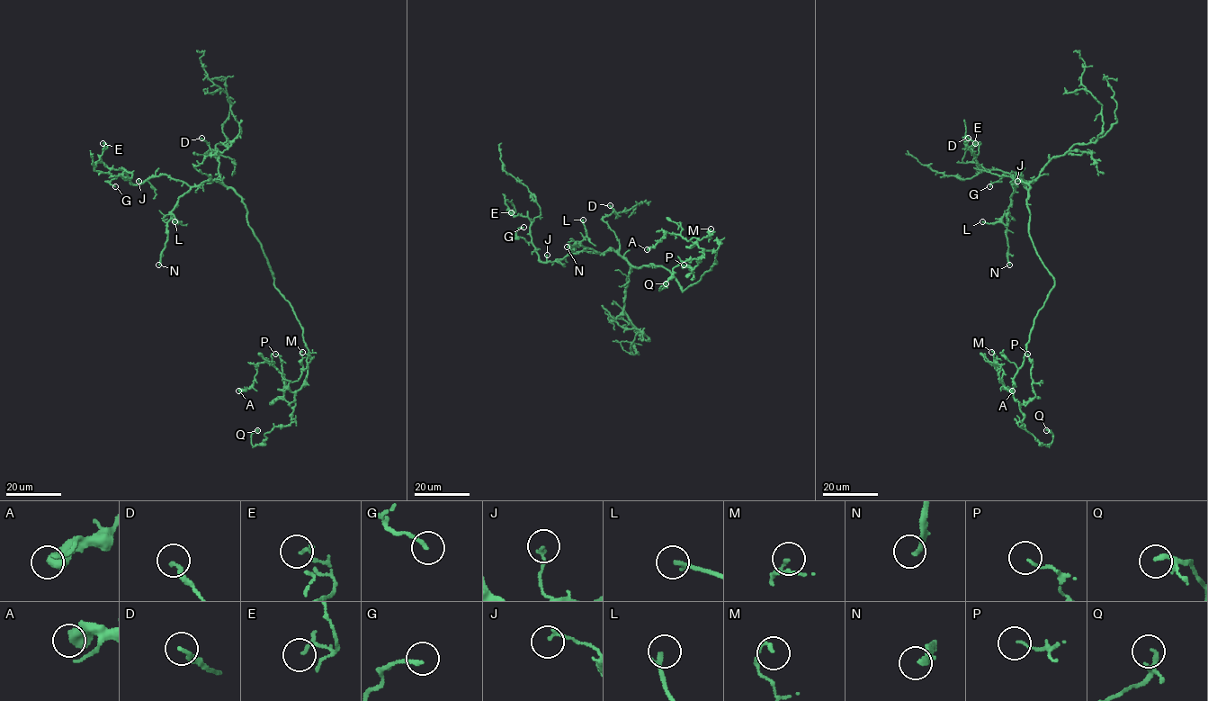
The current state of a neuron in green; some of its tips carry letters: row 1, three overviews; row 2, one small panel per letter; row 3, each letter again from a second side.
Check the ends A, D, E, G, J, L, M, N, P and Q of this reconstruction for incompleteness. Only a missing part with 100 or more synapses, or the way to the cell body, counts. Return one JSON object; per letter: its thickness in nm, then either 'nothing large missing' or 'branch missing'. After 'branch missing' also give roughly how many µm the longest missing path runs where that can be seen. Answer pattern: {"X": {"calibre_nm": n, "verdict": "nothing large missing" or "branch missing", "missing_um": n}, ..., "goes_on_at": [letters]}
{"A": {"calibre_nm": 600, "verdict": "nothing large missing"}, "D": {"calibre_nm": 200, "verdict": "nothing large missing"}, "E": {"calibre_nm": 100, "verdict": "nothing large missing"}, "G": {"calibre_nm": 170, "verdict": "nothing large missing"}, "J": {"calibre_nm": 140, "verdict": "nothing large missing"}, "L": {"calibre_nm": 190, "verdict": "nothing large missing"}, "M": {"calibre_nm": 160, "verdict": "nothing large missing"}, "N": {"calibre_nm": 240, "verdict": "branch missing", "missing_um": 90}, "P": {"calibre_nm": 80, "verdict": "nothing large missing"}, "Q": {"calibre_nm": 190, "verdict": "nothing large missing"}, "goes_on_at": ["N"]}

